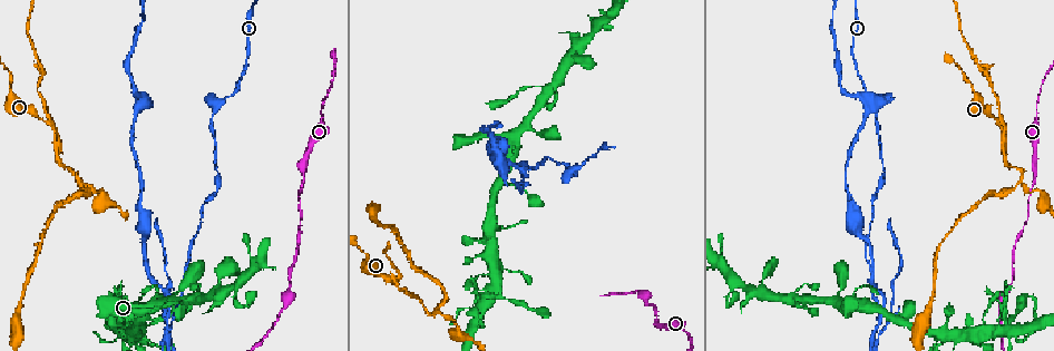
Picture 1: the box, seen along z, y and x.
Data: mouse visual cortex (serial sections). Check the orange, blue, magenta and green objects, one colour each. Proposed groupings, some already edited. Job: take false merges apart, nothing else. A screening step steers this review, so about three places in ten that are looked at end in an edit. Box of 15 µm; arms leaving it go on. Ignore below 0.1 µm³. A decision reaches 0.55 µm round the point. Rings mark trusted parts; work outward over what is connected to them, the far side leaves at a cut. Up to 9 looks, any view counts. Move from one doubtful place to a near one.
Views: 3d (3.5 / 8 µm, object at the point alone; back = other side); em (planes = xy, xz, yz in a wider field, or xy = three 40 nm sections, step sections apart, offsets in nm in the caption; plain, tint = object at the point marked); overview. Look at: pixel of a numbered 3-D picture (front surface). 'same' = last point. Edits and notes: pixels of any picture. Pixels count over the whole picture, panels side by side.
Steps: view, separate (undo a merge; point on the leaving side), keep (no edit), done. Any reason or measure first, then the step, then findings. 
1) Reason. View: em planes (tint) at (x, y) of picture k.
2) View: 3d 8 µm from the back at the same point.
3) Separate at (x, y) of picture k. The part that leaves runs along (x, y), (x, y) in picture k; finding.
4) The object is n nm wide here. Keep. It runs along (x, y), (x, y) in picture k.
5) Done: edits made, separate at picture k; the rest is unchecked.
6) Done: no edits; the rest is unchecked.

Thin neck. View: 3d 3.5 µm from the back at (876, 320) of picture 1.

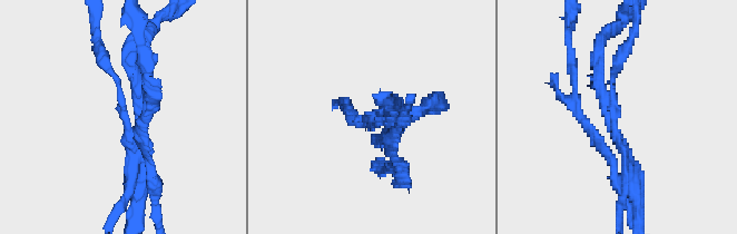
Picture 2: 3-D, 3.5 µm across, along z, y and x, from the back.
View: em xy step 2 (tint) at (124, 118) of picture 2.

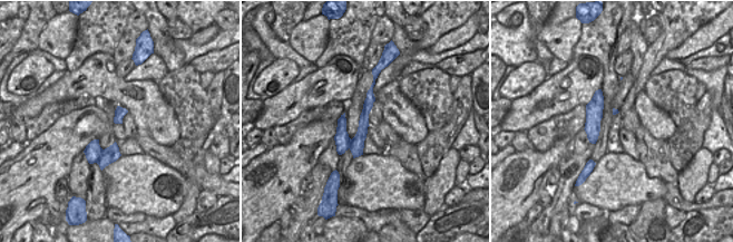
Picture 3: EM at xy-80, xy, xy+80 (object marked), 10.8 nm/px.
The object is 180 nm wide here. Separate at (147, 116) of picture 2. The part that leaves runs along (137, 113), (130, 55), (155, 23) in picture 2; two cells meet here.

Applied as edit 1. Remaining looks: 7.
Redraw. View: overview.

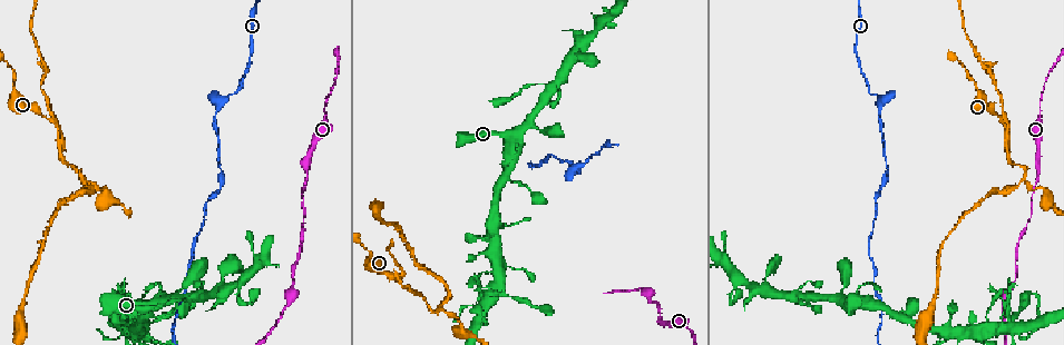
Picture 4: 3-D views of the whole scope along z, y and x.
Sudden change in width. View: 3d 3.5 µm at (326, 105) of picture 4.

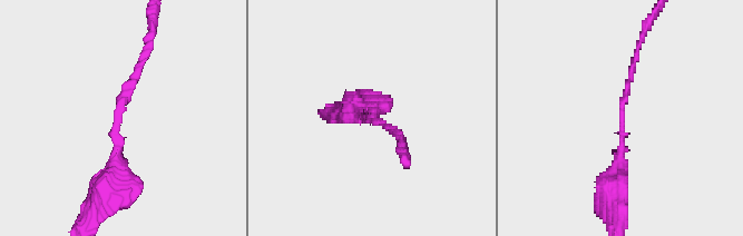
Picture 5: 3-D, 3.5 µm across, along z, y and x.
View: em planes (tint) at (620, 116) of picture 5.

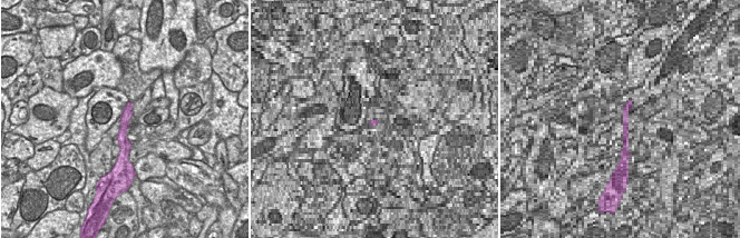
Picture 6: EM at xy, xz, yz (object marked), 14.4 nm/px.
The object is 140 nm wide here. Keep. It runs along (129, 106), (123, 129), (122, 157) in picture 6; continuous, no second cell.

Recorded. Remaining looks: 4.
Side arm on a straight run. View: 3d 3.5 µm at (999, 119) of picture 4.

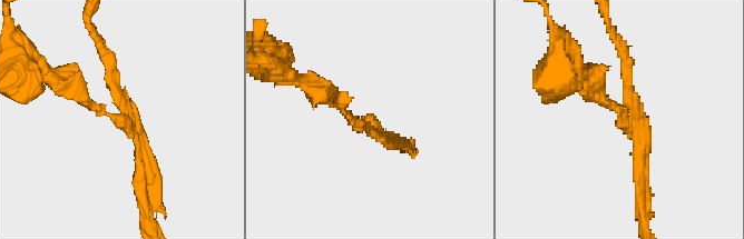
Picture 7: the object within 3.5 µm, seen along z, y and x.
3 arms meet here; the arms are 150, 150, 200 nm wide. Separate at (627, 75) of picture 7. A second cell is stuck on.

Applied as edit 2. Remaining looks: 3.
Side arm on a straight run. View: 3d 8 µm at (1025, 178) of picture 4.

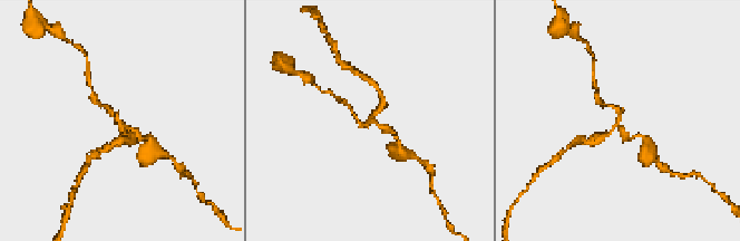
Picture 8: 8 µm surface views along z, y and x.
3 arms meet here; the arms are 150, 150, 200 nm wide. View: em xy step 5 (tint) at (368, 123) of picture 8.

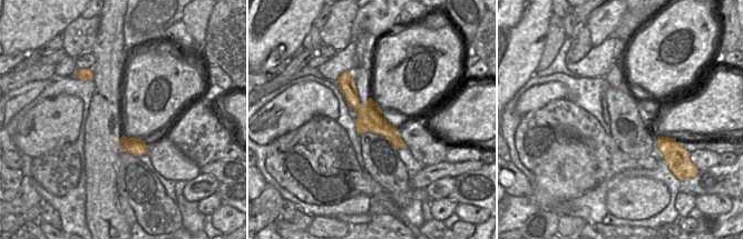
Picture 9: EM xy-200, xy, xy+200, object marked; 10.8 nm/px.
Separate at (600, 135) of picture 8. Two cells meet here.

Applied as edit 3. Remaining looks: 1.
Done: edits made, separate at picture 2, separate at picture 7, separate at picture 8; the rest is unchecked.

